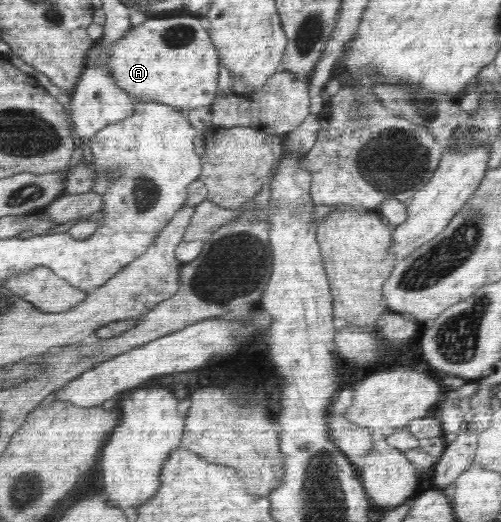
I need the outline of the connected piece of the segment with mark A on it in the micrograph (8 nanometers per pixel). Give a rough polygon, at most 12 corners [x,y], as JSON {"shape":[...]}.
{"shape":[[200,16],[148,18],[106,64],[134,100],[213,106],[219,55]]}

